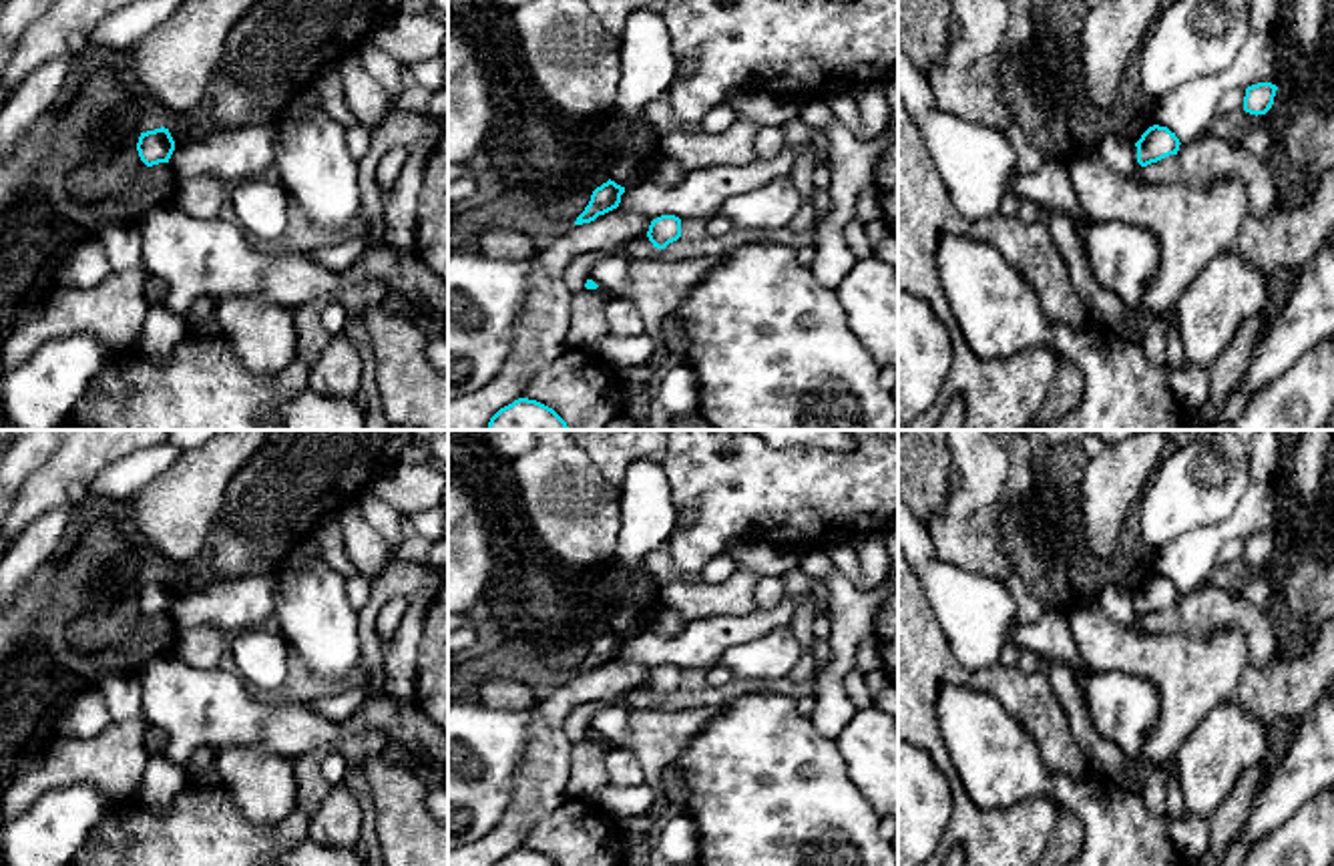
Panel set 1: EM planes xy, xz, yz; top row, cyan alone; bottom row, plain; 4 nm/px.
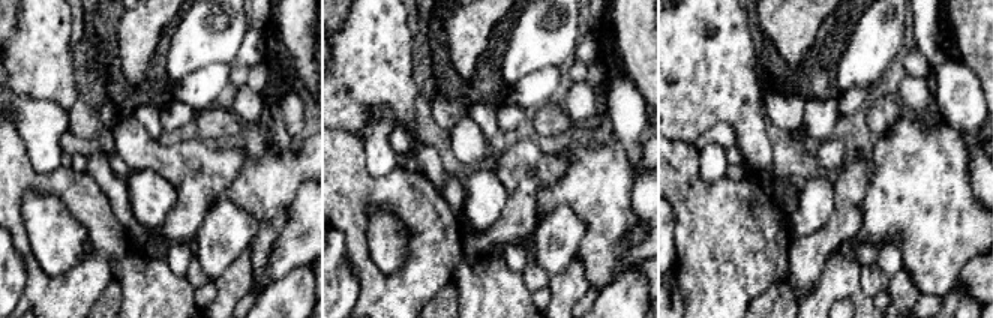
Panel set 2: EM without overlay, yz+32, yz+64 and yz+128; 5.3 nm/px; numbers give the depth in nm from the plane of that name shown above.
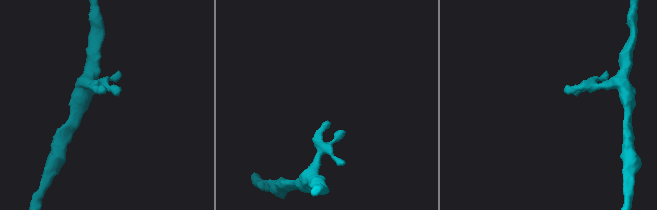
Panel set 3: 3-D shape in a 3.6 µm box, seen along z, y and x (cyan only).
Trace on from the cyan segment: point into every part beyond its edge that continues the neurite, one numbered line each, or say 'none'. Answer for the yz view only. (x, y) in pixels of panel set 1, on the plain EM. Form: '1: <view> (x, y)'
none

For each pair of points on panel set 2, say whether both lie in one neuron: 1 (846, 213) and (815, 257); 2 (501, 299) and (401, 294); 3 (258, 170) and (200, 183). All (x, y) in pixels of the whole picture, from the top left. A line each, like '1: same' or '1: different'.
1: same
2: different
3: different

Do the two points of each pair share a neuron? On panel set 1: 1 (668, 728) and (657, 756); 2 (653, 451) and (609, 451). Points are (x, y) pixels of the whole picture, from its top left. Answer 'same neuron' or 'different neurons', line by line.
1: same neuron
2: same neuron

